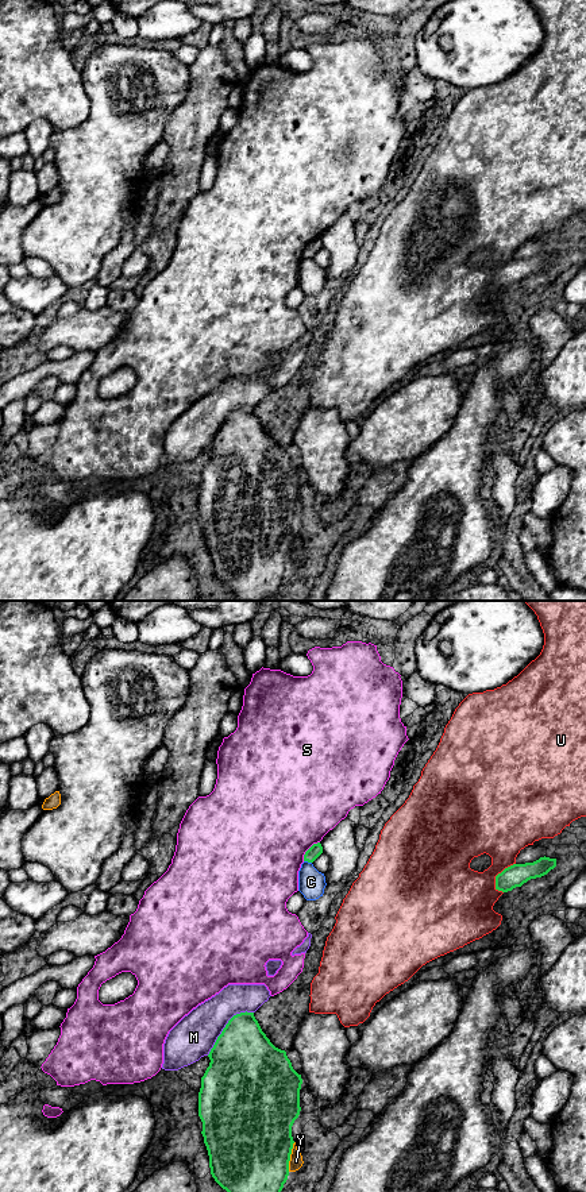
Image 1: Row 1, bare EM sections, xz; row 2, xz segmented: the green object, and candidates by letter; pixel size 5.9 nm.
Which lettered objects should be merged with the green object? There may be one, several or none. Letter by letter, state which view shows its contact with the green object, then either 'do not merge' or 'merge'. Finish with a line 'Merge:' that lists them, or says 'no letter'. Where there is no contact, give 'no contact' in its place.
C: xz | do not merge
M: xz | do not merge
S: xz | do not merge
U: xz | do not merge
Y: xz | do not merge
Merge: no letter

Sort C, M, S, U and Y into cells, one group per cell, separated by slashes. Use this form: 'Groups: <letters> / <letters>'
Groups: C M / S / U / Y

